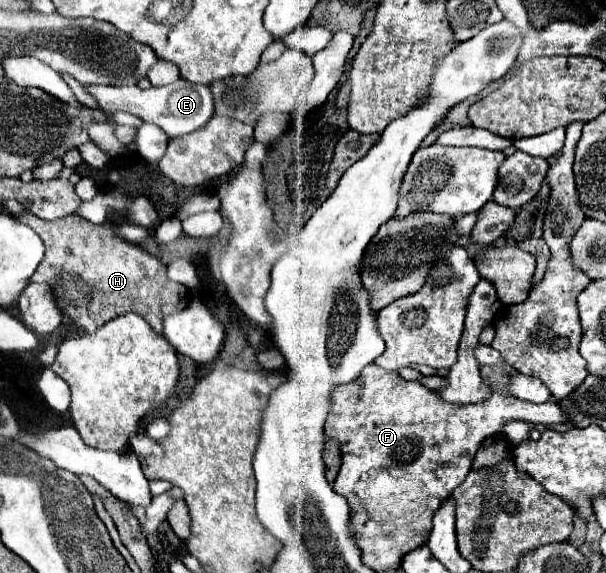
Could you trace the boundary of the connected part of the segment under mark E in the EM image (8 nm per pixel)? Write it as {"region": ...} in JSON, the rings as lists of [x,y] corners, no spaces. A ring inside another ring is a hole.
{"region":[[[180,78],[168,86],[158,86],[158,88],[152,86],[150,90],[142,90],[138,86],[88,84],[86,92],[96,98],[98,106],[104,112],[108,112],[108,114],[114,114],[118,110],[130,112],[130,114],[142,118],[144,122],[152,122],[152,124],[160,126],[170,138],[184,136],[184,134],[190,134],[190,132],[202,128],[214,114],[214,100],[212,100],[210,88],[205,85],[192,85],[190,82],[184,82],[184,78]]]}

